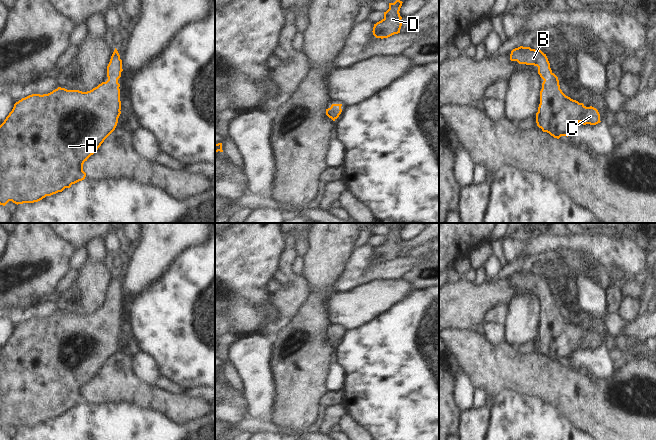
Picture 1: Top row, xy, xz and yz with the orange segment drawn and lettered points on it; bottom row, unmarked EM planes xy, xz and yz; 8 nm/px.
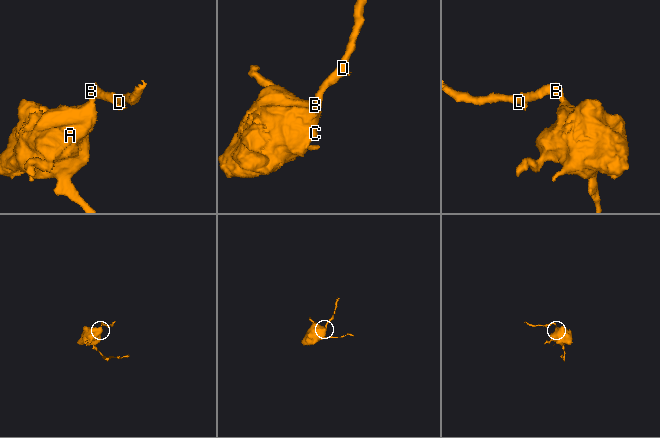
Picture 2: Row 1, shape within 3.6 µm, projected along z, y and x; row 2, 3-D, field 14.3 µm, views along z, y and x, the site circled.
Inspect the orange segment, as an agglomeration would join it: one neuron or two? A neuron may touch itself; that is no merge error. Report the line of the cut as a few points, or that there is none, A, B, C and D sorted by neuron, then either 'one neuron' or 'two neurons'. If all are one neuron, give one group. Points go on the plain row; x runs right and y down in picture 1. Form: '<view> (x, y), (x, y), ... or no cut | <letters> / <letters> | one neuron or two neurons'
no cut | A B C D | one neuron

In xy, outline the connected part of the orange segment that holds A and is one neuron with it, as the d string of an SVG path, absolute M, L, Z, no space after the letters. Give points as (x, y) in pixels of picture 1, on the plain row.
M115 272L107 290L108 304L106 306L102 306L92 314L82 316L79 314L67 314L65 312L58 311L48 318L29 319L14 328L12 335L0 349L0 429L5 430L9 425L12 425L17 429L38 426L46 420L62 416L65 412L70 412L72 408L85 403L86 397L83 395L84 386L98 374L104 364L115 354L117 350L118 342L121 338L120 308L118 307L118 303L121 301L122 295L122 284L120 283L120 279Z

